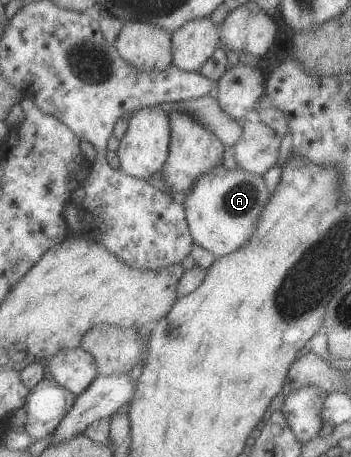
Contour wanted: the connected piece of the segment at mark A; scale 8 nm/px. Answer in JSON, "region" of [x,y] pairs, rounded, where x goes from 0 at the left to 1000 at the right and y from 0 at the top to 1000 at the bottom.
{"region":[[[635,359],[578,383],[550,422],[519,438],[536,462],[556,532],[630,565],[675,554],[726,519],[772,433],[775,414],[749,383],[698,374],[681,361],[675,370],[650,370]]]}

